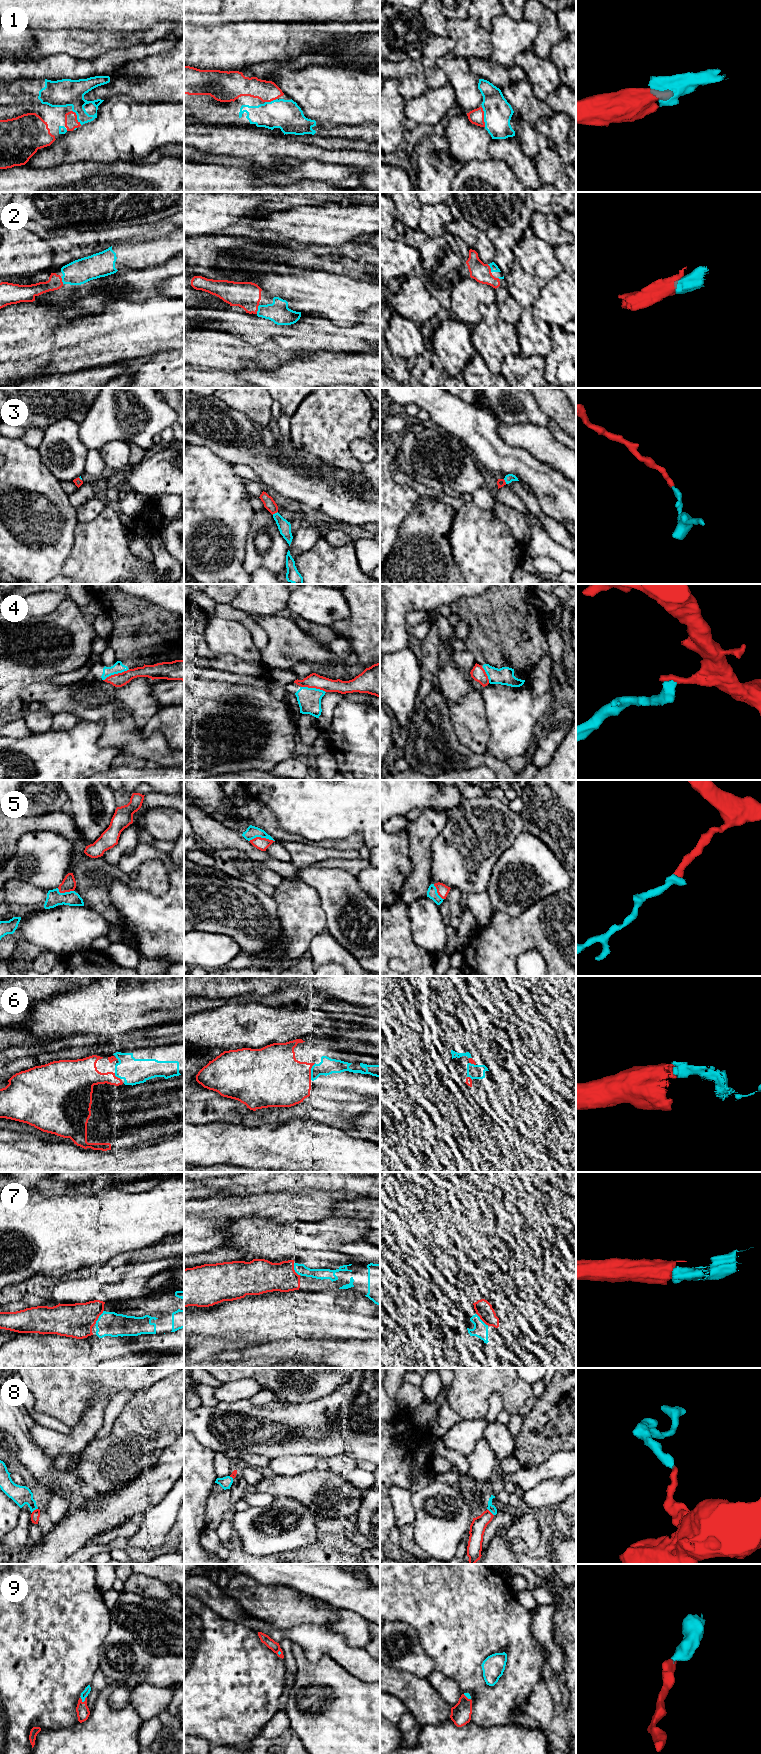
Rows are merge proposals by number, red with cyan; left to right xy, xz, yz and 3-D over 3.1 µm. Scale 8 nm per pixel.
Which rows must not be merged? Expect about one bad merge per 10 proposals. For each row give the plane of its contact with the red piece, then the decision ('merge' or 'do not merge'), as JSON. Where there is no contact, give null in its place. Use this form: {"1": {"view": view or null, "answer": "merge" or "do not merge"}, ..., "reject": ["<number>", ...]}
{"1": {"view": "yz", "answer": "merge"}, "2": {"view": "xz", "answer": "merge"}, "3": {"view": "xz", "answer": "merge"}, "4": {"view": "xy", "answer": "merge"}, "5": {"view": "xz", "answer": "merge"}, "6": {"view": "xz", "answer": "merge"}, "7": {"view": "xy", "answer": "merge"}, "8": {"view": "yz", "answer": "merge"}, "9": {"view": "xy", "answer": "merge"}, "reject": []}

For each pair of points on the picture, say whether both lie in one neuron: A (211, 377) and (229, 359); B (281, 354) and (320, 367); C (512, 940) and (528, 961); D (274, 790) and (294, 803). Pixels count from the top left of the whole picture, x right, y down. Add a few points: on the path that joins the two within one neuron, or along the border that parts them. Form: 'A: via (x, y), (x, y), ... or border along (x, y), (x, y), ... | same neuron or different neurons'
A: border along (196, 368), (224, 369), (235, 372) | different neurons
B: border along (296, 354), (293, 360), (288, 360), (273, 369) | different neurons
C: border along (545, 962), (536, 950), (527, 949), (516, 965) | different neurons
D: via (279, 790), (289, 798) | same neuron

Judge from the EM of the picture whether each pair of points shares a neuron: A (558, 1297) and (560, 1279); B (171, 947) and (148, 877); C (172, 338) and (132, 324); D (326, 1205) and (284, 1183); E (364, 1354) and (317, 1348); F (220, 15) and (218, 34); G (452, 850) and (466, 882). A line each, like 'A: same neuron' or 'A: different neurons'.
A: different neurons
B: different neurons
C: same neuron
D: different neurons
E: same neuron
F: different neurons
G: same neuron

